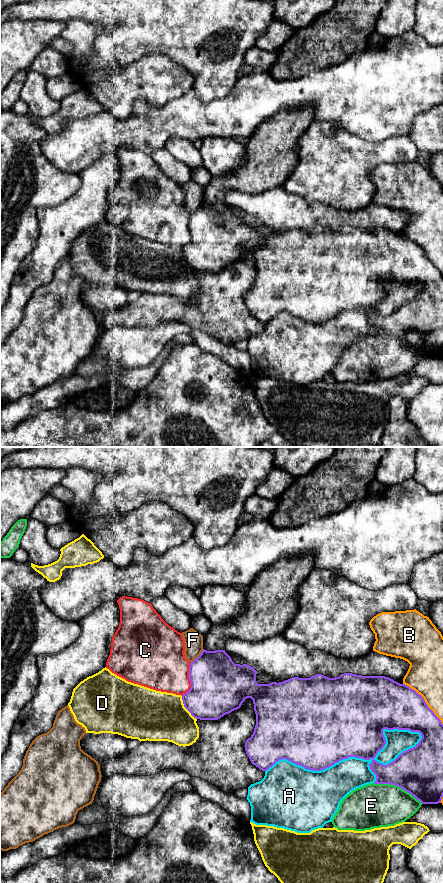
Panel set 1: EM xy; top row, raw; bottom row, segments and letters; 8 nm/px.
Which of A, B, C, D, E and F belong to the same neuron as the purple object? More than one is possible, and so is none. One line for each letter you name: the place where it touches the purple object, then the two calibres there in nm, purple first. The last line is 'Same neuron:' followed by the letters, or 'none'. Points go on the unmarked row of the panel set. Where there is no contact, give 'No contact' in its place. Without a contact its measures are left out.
Same neuron: none

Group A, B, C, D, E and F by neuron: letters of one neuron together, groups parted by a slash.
A / B / C / D / E / F

